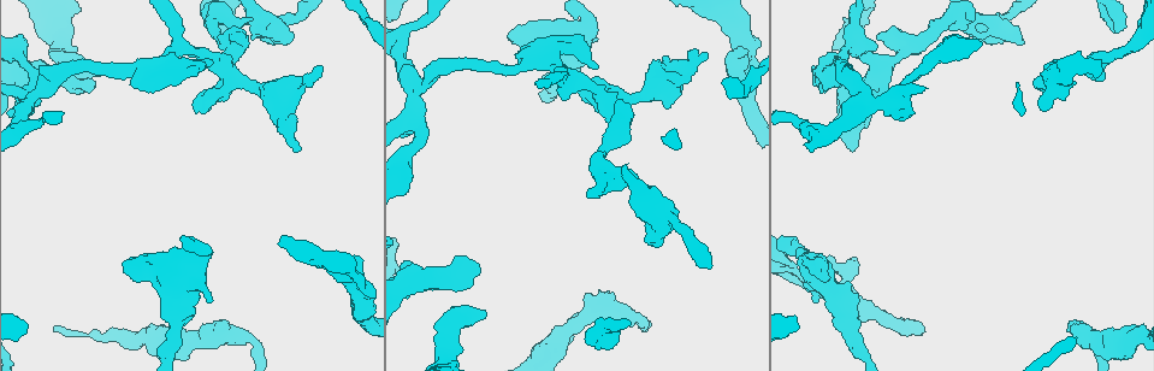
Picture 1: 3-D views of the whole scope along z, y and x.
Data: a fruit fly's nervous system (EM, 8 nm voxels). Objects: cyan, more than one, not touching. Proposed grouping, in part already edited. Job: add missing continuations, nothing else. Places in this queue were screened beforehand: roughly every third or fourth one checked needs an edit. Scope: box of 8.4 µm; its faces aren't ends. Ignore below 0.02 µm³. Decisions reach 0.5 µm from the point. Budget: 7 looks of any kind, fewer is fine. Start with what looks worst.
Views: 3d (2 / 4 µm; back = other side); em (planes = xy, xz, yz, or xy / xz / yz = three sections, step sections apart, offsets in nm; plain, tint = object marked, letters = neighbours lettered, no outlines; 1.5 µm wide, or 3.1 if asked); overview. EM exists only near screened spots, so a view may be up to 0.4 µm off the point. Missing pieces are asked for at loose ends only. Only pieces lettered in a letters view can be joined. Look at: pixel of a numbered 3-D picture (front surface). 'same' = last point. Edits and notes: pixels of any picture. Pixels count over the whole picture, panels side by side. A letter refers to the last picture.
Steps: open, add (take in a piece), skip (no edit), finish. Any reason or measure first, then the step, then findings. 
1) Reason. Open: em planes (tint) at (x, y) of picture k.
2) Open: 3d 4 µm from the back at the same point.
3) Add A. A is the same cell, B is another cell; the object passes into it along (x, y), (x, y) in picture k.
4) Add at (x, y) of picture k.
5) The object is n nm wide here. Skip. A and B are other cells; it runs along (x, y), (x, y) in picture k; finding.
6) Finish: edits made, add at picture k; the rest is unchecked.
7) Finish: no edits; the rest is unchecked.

Branch stops here. Open: em planes (letters) at (596, 40) of picture 1.

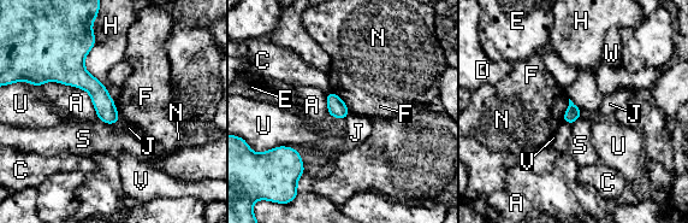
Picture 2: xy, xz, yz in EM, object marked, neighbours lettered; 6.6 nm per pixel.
Skip. A, C, D, E, F, H, J, N, S, U, V and W are other cells; none of them fits.

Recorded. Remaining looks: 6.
Stops while still wide. Open: em xz step 8 (tint) at (299, 146) of picture 1.

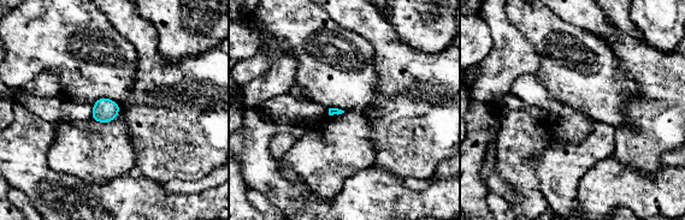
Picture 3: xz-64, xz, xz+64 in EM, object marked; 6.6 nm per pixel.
What lies round it. Open: em xz step 8 (letters) at the same point.

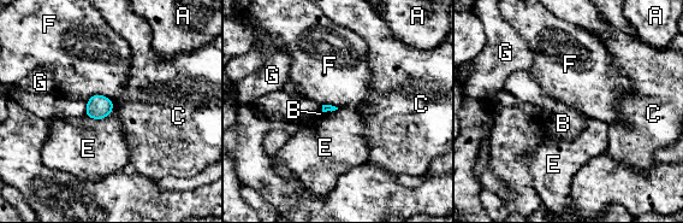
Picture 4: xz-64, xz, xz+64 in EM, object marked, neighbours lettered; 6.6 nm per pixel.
The longest contact is with E, 200 nm. Skip. A, B, C, E, F and G are other cells; none of them fits.

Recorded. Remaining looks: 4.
An open end. Open: em xy step 8 (letters) at (234, 12) of picture 1.

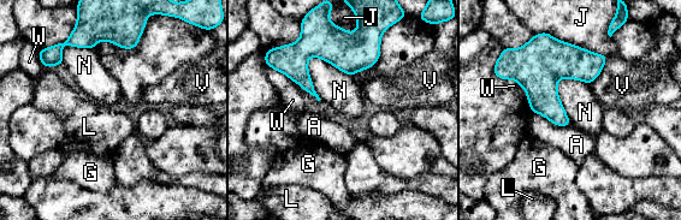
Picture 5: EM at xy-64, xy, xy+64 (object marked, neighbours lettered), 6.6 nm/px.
The object is 130 nm wide here. Skip. A, G, J, L, N, V and W are other cells; a border runs along (307, 59), (321, 58), (351, 76) in picture 5; no lettered piece goes on from it.

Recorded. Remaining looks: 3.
Finish: no edits; the rest is unchecked.

